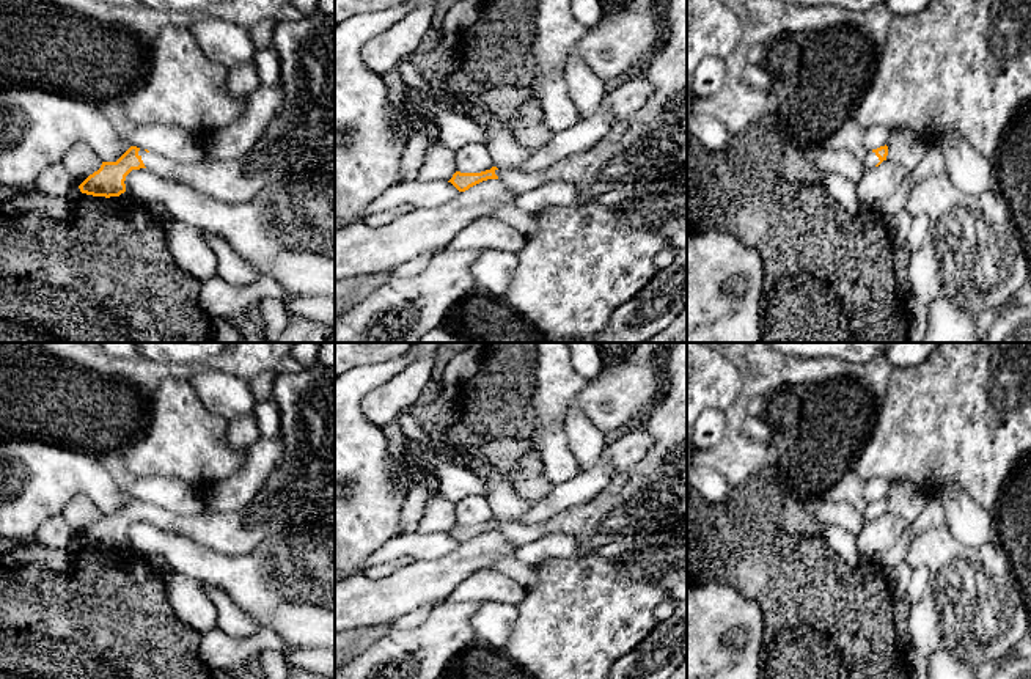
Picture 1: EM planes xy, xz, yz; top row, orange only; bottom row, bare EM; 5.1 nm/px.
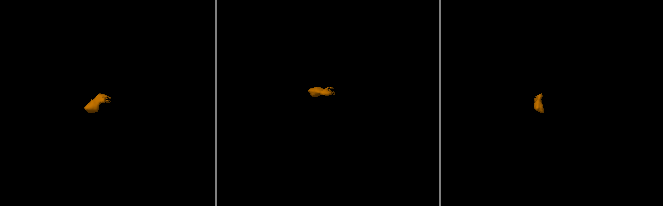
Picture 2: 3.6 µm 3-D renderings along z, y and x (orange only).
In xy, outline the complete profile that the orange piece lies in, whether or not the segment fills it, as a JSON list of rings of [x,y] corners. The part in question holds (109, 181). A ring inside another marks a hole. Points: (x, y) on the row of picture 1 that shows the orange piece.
[[[317,11],[295,22],[278,20],[270,42],[281,61],[284,104],[245,156],[182,165],[130,146],[116,162],[102,162],[80,192],[119,196],[126,176],[148,168],[218,203],[236,204],[295,174],[335,176],[335,16]]]

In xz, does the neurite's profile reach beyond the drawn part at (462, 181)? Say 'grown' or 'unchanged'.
grown

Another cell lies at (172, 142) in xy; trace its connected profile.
[[[137,126],[124,138],[137,148],[152,151],[182,165],[204,159],[204,143],[179,126]]]

